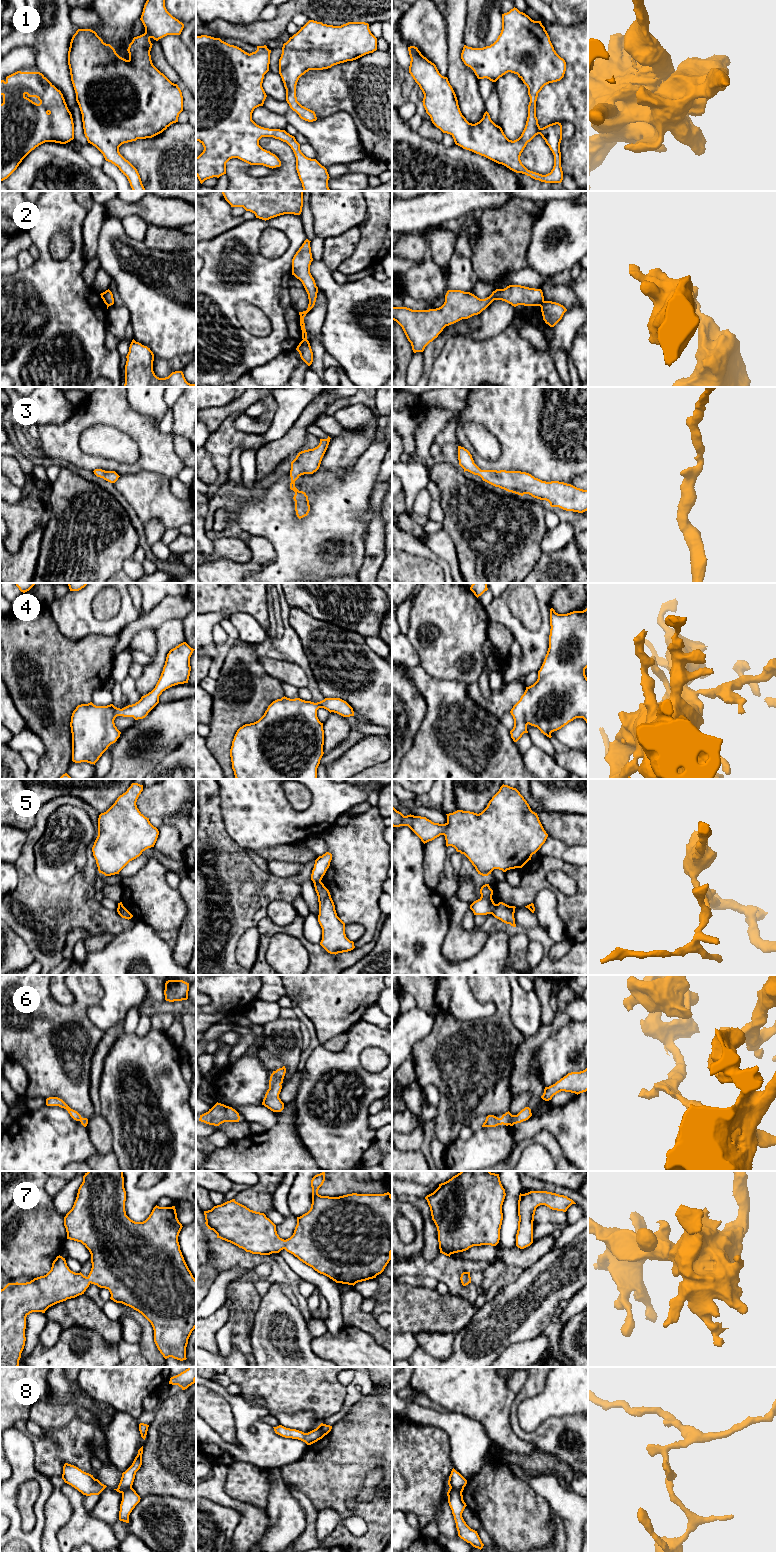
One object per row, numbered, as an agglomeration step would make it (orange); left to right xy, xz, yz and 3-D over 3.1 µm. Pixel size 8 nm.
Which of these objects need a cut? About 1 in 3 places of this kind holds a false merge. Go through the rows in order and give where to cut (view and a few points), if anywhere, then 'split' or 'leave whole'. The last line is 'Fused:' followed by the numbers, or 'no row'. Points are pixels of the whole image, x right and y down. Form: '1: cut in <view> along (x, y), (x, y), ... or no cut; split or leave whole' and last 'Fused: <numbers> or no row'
1: no cut; leave whole
2: cut in yz along (544, 301), (540, 306); split
3: no cut; leave whole
4: no cut; leave whole
5: cut in yz along (496, 904), (491, 913); split
6: no cut; leave whole
7: no cut; leave whole
8: cut in yz along (450, 1487), (461, 1493); split
Fused: 2, 5, 8

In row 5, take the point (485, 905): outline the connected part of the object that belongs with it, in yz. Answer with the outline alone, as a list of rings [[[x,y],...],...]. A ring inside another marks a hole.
[[[485,884],[480,889],[481,897],[470,905],[474,915],[492,914],[496,904],[492,899],[493,890],[489,884]]]

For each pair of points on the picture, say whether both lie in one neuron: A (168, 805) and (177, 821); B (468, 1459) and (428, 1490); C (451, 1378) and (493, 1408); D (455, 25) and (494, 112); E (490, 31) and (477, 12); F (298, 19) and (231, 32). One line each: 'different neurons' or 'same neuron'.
A: different neurons
B: different neurons
C: same neuron
D: different neurons
E: same neuron
F: different neurons

